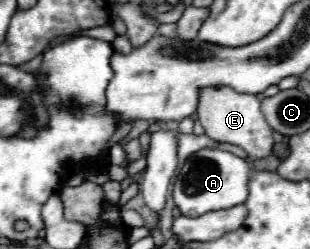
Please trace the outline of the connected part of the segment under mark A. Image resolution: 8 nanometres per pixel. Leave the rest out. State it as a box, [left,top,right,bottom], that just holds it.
[172,148,250,218]

